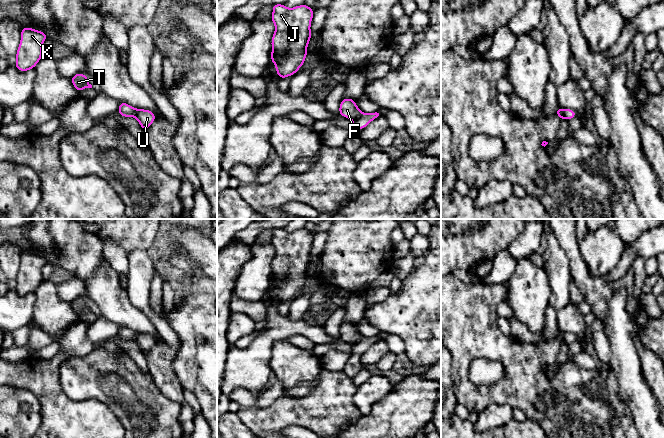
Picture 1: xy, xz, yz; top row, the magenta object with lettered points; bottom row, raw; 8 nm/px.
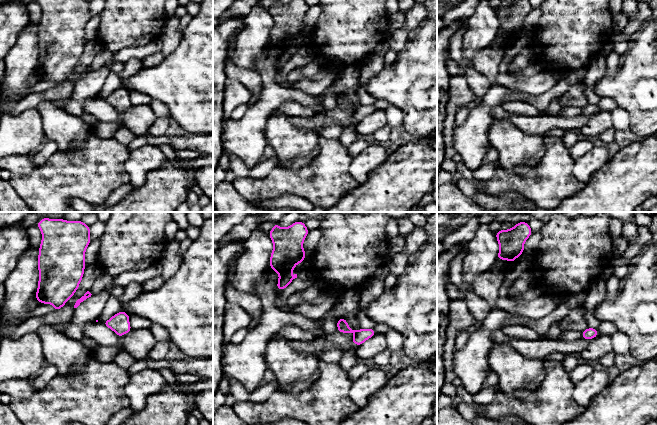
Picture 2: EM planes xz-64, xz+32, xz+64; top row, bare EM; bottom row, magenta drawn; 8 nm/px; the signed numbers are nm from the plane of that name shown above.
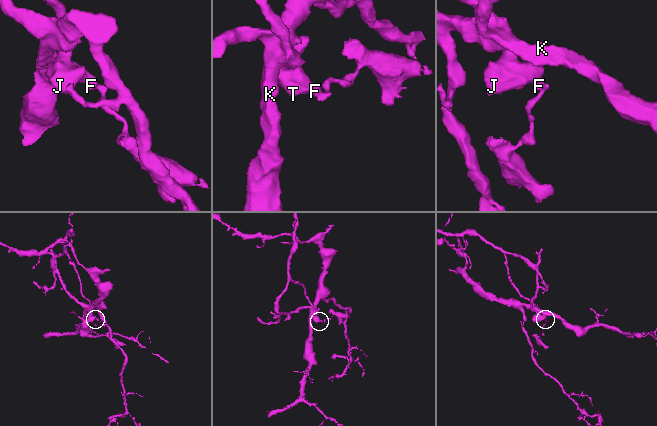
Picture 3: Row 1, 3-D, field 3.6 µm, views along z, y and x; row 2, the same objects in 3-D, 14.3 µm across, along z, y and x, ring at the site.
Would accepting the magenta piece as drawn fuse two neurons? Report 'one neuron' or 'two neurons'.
two neurons

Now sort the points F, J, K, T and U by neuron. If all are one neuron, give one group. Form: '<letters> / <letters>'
F J K T / U

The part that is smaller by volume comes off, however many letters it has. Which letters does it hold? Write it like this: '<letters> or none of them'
U

